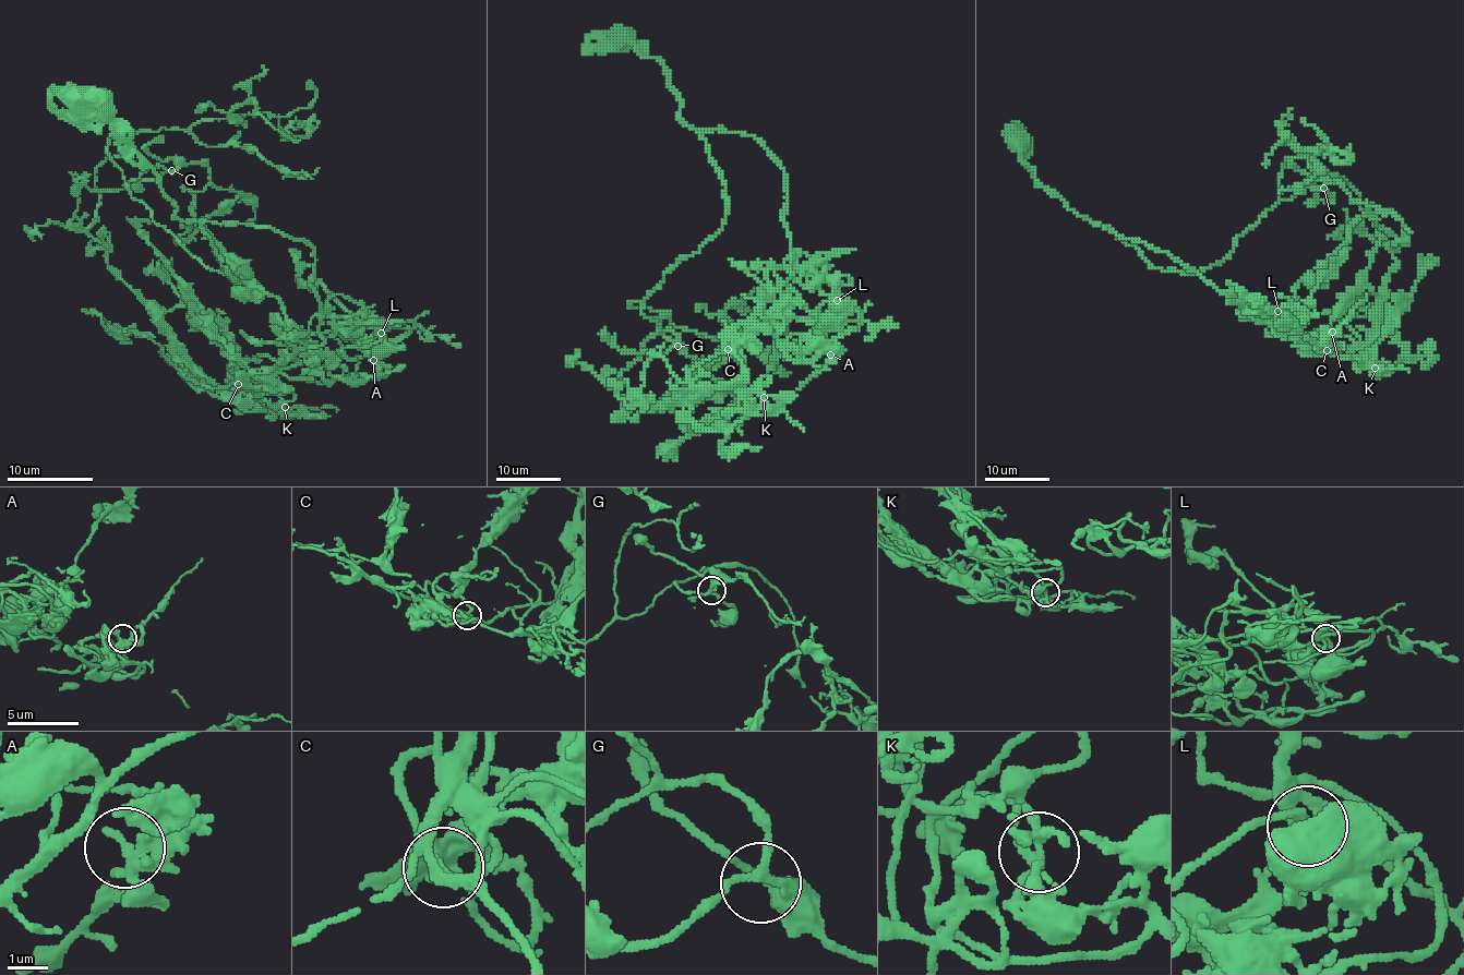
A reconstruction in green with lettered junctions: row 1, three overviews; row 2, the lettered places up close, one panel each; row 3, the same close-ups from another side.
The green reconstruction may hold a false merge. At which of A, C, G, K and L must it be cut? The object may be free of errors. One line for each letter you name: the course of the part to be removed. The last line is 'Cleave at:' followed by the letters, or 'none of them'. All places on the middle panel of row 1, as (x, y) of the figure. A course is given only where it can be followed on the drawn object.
Cleave at: none of them

